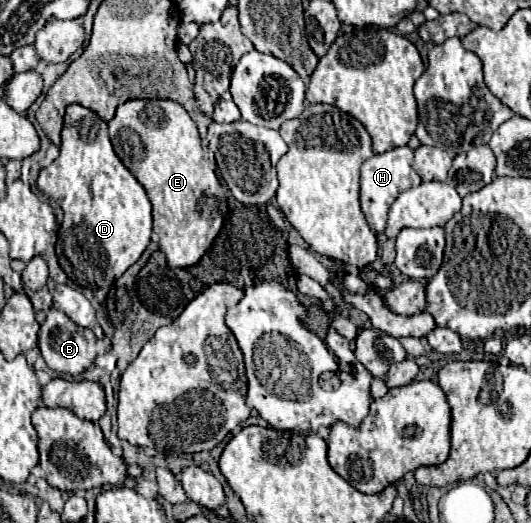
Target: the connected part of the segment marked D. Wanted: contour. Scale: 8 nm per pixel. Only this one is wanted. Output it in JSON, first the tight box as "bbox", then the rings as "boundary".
{"bbox":[36,104,151,288],"boundary":[[[78,104],[66,108],[60,156],[52,166],[40,170],[36,186],[40,192],[56,200],[64,212],[60,240],[64,242],[66,256],[60,254],[60,262],[78,286],[90,286],[90,276],[96,286],[110,288],[150,244],[151,202],[146,190],[116,156],[108,138],[108,126],[96,112]]]}

